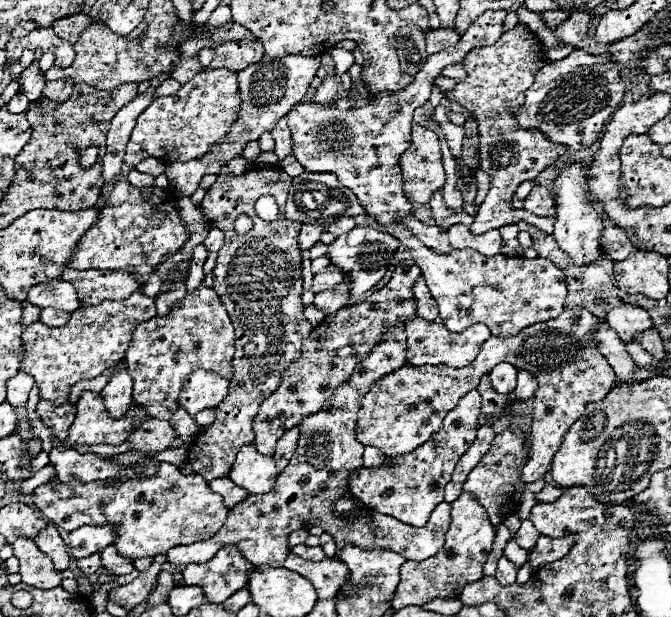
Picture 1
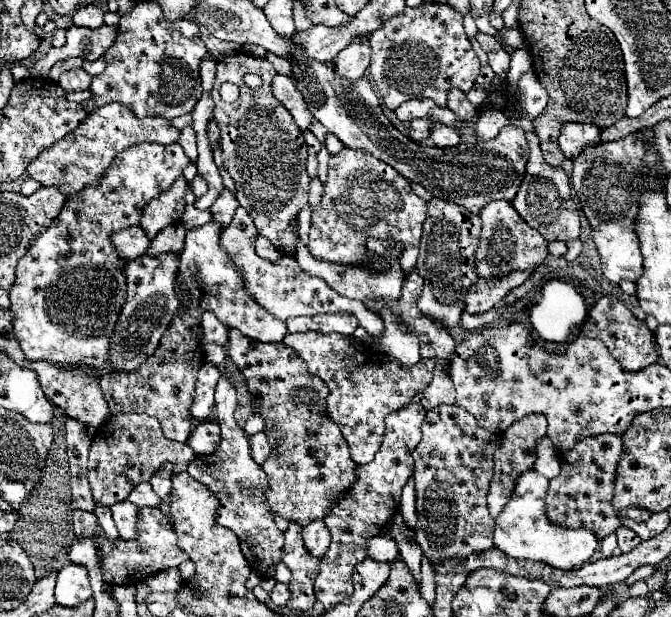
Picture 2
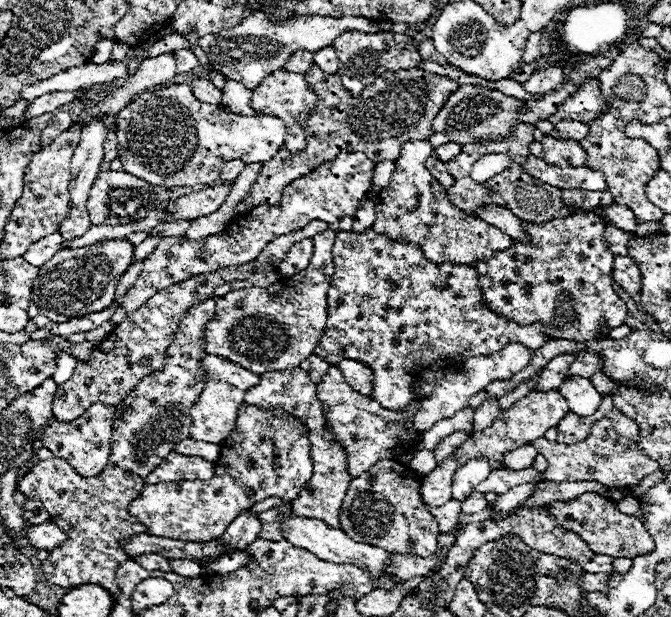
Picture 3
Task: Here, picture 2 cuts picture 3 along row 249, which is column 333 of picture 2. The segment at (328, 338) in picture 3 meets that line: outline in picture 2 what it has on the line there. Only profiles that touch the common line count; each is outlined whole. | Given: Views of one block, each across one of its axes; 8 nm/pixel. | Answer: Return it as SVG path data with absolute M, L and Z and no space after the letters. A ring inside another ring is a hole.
M306 332L286 334L282 342L294 348L306 362L310 374L320 376L330 388L328 414L342 430L356 464L374 460L384 436L384 418L412 402L412 396L430 382L430 372L434 370L434 362L430 360L418 362L412 370L402 370L392 358L386 354L380 356L370 344L364 344L354 336Z

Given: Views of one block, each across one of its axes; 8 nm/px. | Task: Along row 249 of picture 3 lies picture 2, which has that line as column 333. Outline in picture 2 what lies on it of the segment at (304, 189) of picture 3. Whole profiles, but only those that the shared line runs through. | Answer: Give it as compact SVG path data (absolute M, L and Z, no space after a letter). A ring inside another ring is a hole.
M344 148L340 154L330 156L328 180L320 202L322 210L312 212L312 228L308 250L314 258L340 266L366 268L372 274L386 274L390 270L386 256L370 254L366 242L370 238L386 240L392 246L402 244L398 264L408 274L418 258L420 234L426 216L426 202L412 192L410 182L396 170L390 170L386 162L370 158L362 150Z

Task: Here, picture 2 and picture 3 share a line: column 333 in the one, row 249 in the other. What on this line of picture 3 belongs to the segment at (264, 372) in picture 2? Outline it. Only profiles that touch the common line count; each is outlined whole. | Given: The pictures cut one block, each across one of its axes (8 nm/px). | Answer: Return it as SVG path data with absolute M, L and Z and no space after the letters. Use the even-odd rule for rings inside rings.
M410 140L402 146L392 182L384 188L382 194L378 194L376 220L372 230L376 234L384 234L390 240L418 244L424 256L438 266L444 262L474 266L476 262L490 260L498 250L510 248L514 242L510 242L508 234L478 218L466 216L454 208L454 204L450 204L446 190L426 170L426 158L430 156L434 156L434 146L428 140Z

